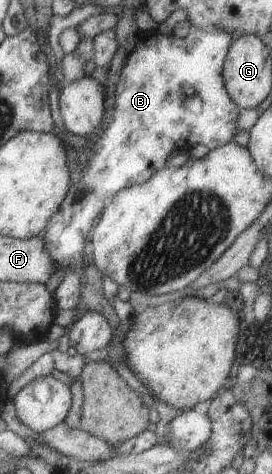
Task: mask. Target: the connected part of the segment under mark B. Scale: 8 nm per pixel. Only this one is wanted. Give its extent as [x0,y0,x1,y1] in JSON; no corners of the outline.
[42,26,239,310]

